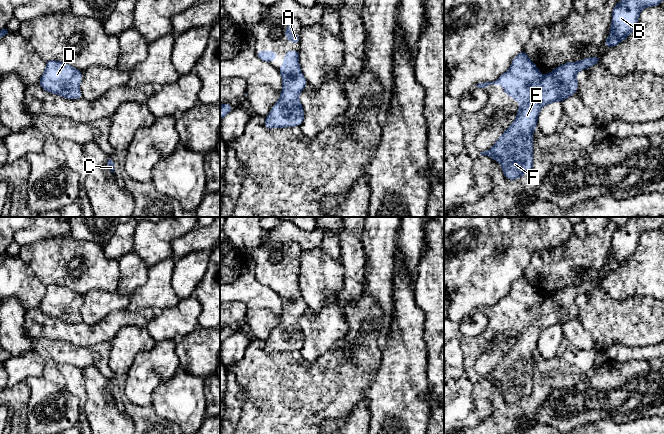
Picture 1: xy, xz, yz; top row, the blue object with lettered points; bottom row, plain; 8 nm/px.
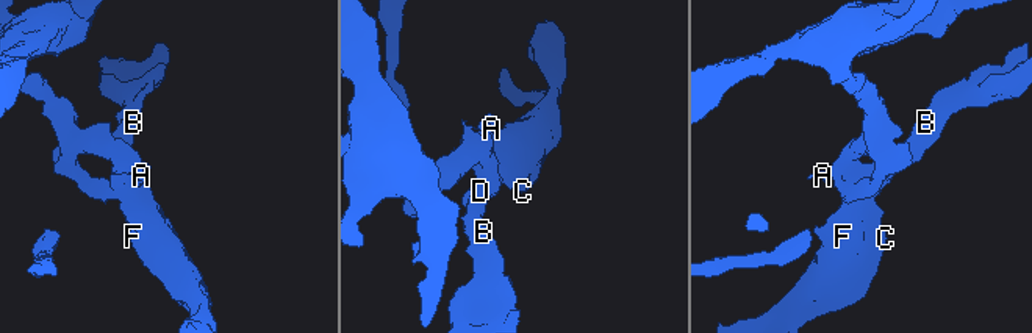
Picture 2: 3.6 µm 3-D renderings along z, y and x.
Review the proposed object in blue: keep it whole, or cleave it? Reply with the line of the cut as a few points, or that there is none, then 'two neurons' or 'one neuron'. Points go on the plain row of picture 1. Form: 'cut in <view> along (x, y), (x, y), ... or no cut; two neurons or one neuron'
no cut; one neuron

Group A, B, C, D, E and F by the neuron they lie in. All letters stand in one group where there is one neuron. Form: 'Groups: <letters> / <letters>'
Groups: A B C D E F

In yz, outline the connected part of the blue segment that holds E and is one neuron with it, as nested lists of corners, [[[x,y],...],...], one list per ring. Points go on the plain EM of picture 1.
[[[522,275],[513,284],[507,296],[494,306],[479,307],[476,311],[502,308],[503,315],[521,326],[516,343],[489,375],[478,375],[479,381],[488,379],[498,385],[508,404],[515,404],[531,396],[533,390],[532,360],[540,333],[552,326],[563,325],[573,319],[578,306],[576,298],[600,287],[598,280],[579,286],[567,286],[542,300],[527,278]]]

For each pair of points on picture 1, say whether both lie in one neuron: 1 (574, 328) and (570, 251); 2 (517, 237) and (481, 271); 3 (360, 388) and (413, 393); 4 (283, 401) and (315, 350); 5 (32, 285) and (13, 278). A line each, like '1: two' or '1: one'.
1: two
2: one
3: two
4: two
5: one

